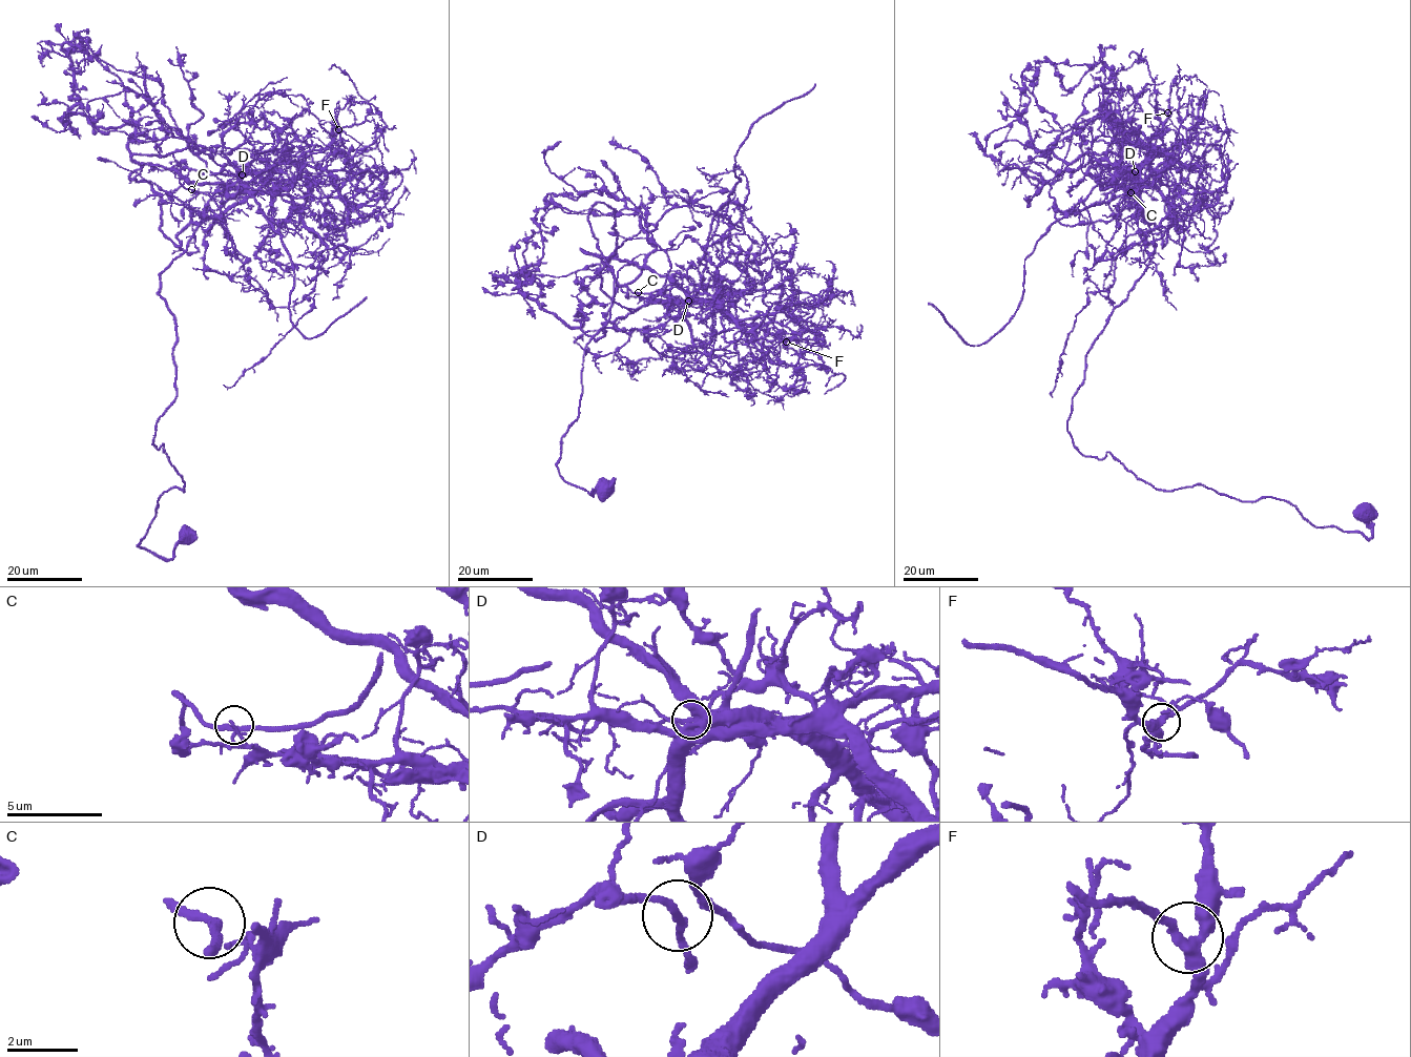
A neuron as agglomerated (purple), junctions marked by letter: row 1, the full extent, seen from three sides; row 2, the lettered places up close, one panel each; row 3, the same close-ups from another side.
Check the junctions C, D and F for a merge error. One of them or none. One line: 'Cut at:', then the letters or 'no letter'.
Cut at: D

